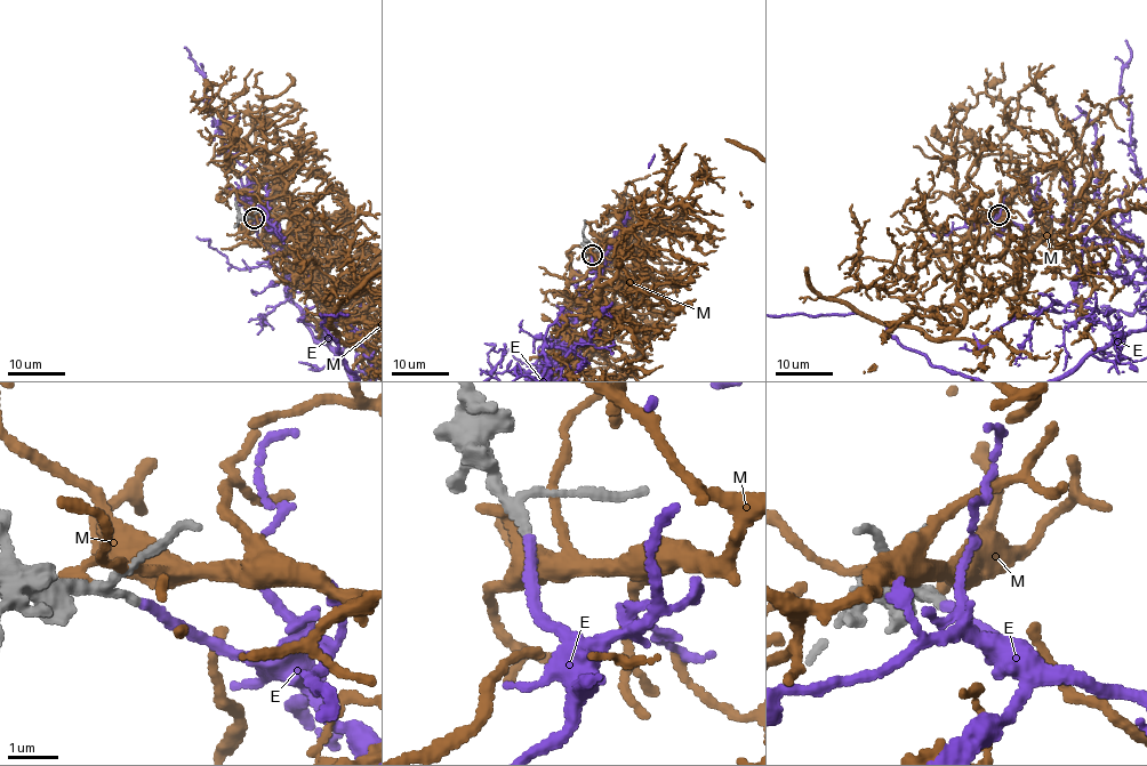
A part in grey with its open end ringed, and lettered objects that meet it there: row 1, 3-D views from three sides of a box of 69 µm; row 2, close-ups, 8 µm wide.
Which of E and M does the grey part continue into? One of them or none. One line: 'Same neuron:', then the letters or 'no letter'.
Same neuron: E

